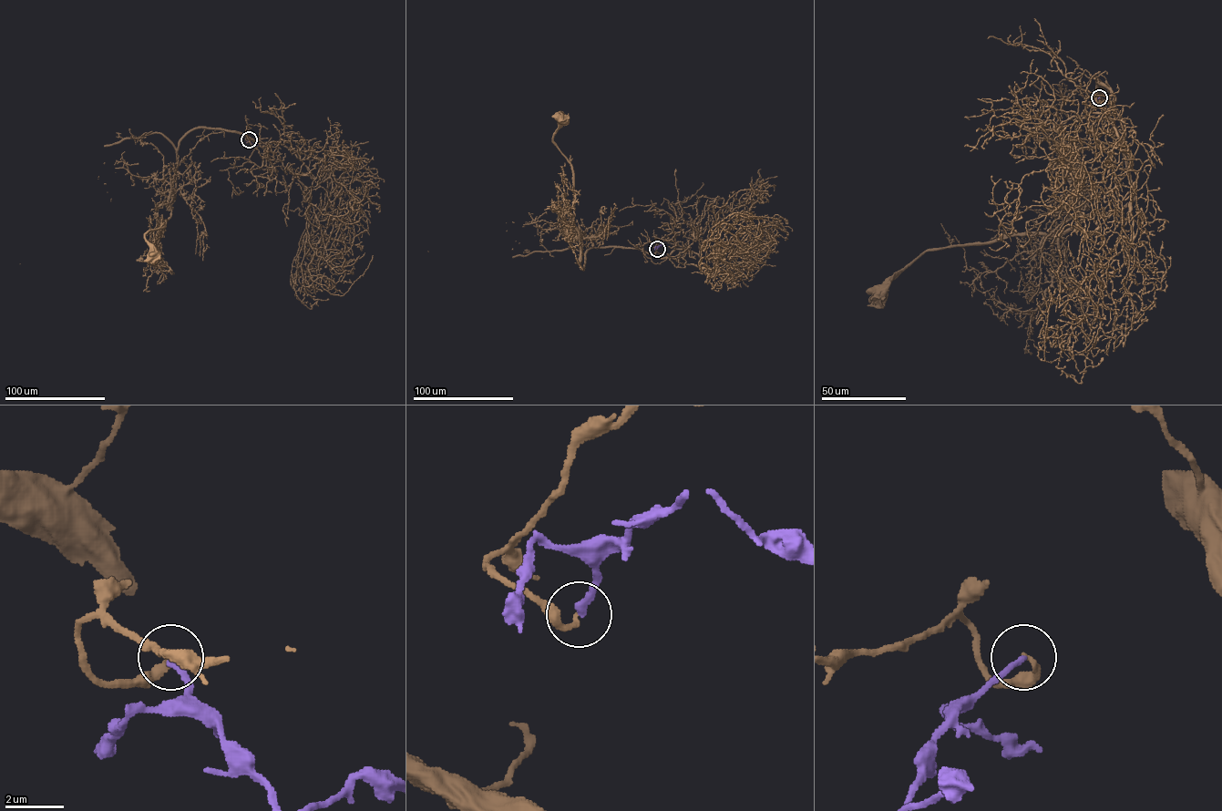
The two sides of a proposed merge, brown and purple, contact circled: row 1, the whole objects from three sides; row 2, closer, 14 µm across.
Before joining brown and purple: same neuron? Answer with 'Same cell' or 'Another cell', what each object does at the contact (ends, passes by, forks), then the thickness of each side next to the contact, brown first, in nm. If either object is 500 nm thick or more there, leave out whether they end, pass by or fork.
Same cell. At the ring brown ends. At the ring purple ends. Thickness 200 nm (brown) against 200 nm

